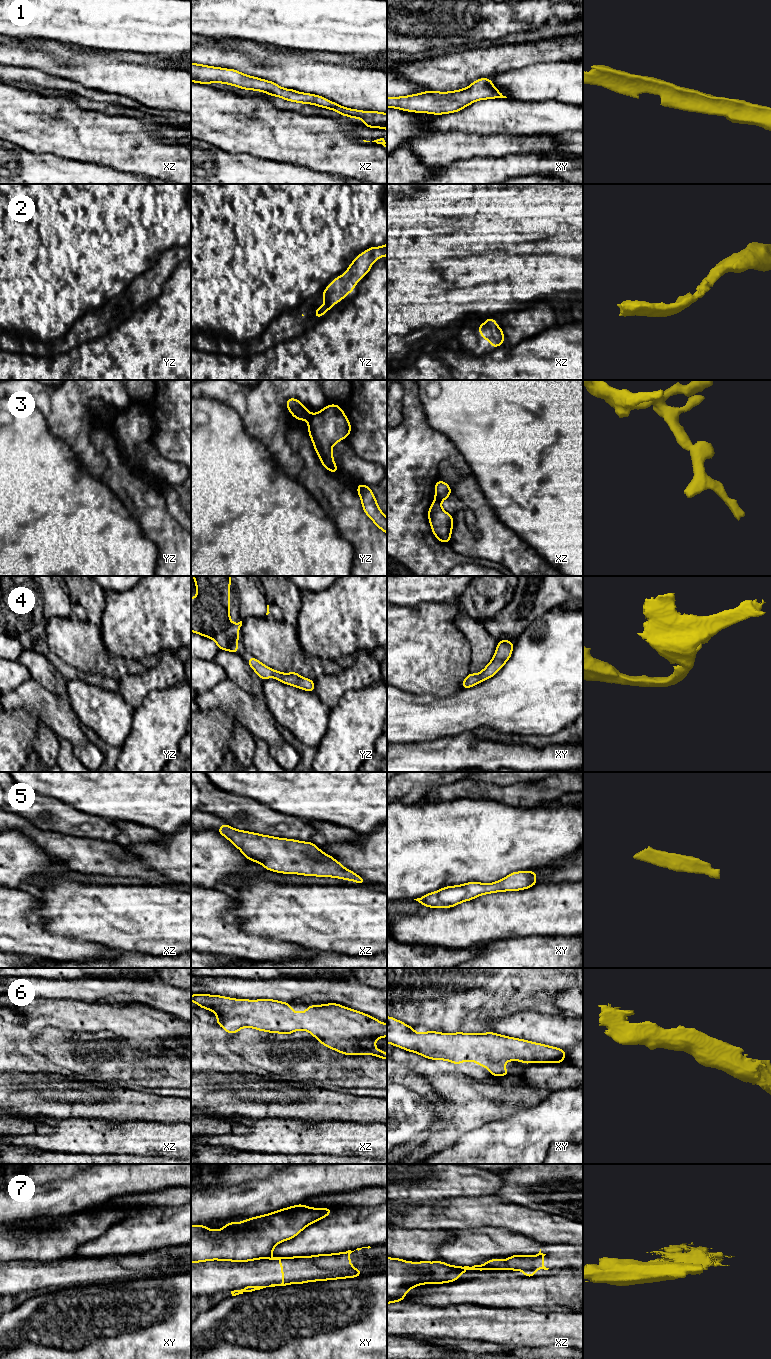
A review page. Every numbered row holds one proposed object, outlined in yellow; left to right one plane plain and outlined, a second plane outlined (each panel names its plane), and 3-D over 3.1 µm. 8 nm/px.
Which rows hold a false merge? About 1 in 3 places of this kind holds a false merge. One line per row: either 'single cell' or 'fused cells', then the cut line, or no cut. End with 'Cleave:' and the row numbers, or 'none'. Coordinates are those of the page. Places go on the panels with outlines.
1: single cell; no cut
2: single cell; no cut
3: fused cells; cut in xz along (435, 498), (440, 502)
4: single cell; no cut
5: single cell; no cut
6: single cell; no cut
7: fused cells; cut in xz along (456, 1266), (467, 1269)
Cleave: 3, 7

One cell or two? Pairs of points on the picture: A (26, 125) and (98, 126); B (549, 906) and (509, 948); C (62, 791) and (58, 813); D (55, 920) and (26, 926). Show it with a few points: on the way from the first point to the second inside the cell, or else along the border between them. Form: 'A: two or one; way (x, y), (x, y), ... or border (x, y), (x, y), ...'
A: one; way (44, 125), (80, 126)
B: two; border (543, 935), (516, 936), (497, 940)
C: two; border (38, 793), (54, 797), (81, 811)
D: two; border (38, 899), (43, 906), (44, 927), (64, 935)

